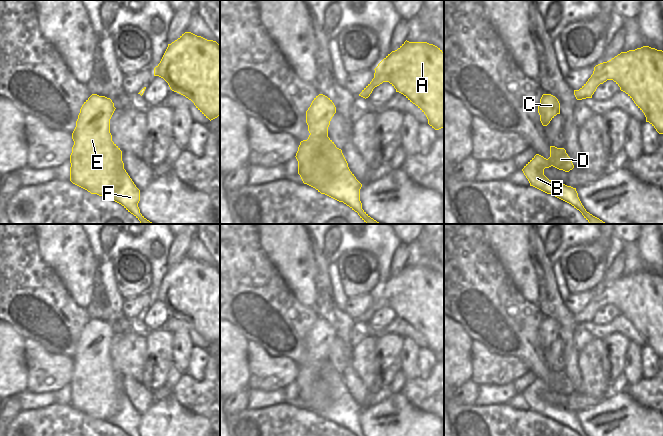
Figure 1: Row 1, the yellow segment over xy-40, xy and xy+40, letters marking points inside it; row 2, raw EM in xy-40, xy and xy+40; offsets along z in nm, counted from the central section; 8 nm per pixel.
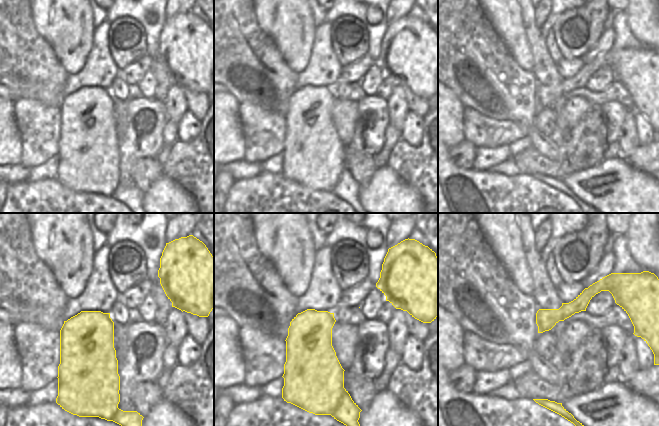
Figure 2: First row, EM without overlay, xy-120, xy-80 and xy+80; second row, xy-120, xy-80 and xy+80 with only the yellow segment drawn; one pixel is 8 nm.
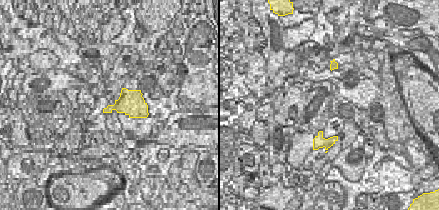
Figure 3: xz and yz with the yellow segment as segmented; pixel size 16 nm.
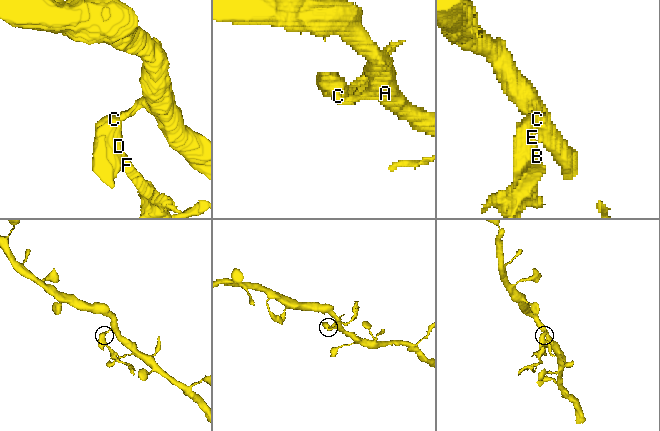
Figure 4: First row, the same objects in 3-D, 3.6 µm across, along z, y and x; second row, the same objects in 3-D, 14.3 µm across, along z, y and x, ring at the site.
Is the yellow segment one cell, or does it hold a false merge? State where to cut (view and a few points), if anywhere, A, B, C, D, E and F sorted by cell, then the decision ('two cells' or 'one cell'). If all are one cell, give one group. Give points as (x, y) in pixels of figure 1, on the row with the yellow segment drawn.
cut in xy+40 along (592, 74), (601, 79), (599, 84); A / B C D E F; two cells

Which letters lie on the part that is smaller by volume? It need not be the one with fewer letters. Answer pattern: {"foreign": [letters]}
{"foreign": ["B", "C", "D", "E", "F"]}

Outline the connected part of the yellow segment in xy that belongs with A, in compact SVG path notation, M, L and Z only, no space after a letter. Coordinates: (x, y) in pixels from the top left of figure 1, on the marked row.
M405 41L397 50L388 54L374 69L378 81L374 87L389 82L396 92L403 94L427 117L435 130L444 128L444 52L427 42Z

